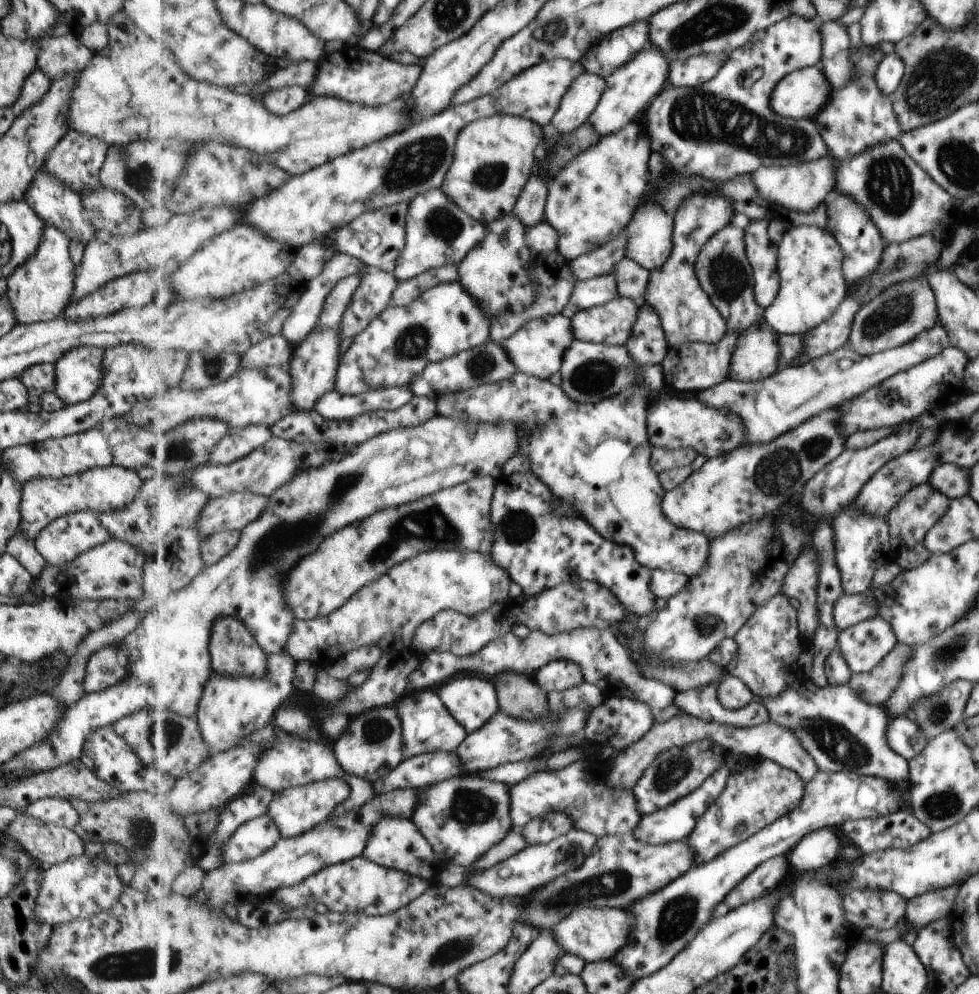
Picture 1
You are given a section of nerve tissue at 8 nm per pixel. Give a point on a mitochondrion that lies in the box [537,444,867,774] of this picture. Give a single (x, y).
(706, 625)

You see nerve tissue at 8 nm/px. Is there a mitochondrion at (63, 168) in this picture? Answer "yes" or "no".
yes

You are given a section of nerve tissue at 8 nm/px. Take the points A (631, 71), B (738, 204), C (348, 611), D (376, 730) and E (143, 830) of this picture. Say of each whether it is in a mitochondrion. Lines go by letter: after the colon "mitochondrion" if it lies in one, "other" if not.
A: other
B: other
C: other
D: mitochondrion
E: mitochondrion

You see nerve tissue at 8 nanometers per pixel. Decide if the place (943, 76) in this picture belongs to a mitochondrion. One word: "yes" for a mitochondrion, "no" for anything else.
yes

